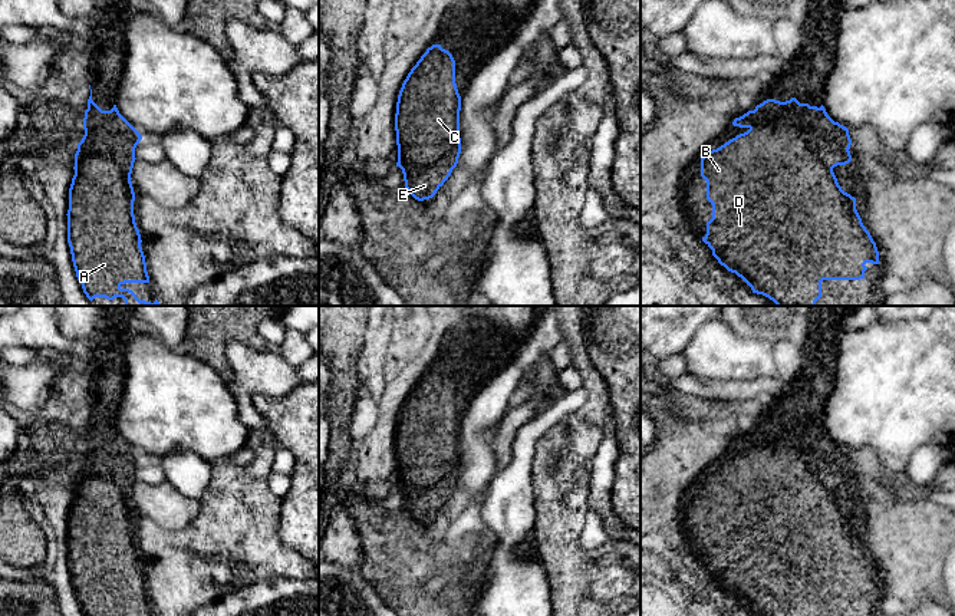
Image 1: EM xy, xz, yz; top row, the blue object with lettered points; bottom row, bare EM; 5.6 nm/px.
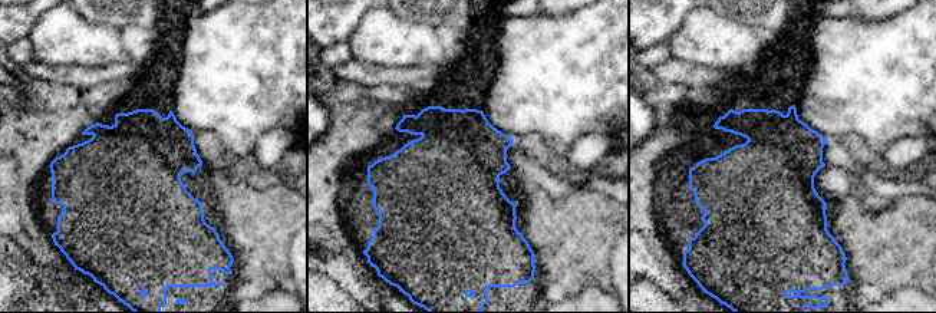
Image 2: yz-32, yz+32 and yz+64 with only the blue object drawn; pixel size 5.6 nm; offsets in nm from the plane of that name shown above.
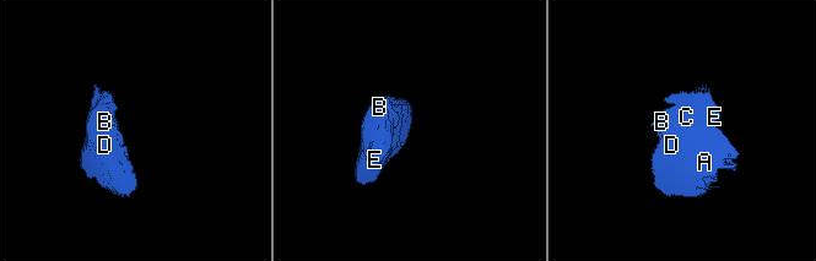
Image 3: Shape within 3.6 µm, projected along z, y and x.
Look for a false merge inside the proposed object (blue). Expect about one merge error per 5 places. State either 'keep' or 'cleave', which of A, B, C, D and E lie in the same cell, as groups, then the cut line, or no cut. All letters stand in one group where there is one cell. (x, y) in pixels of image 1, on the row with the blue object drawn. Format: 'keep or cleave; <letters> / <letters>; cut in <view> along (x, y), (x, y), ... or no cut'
keep; A B C D E; no cut

